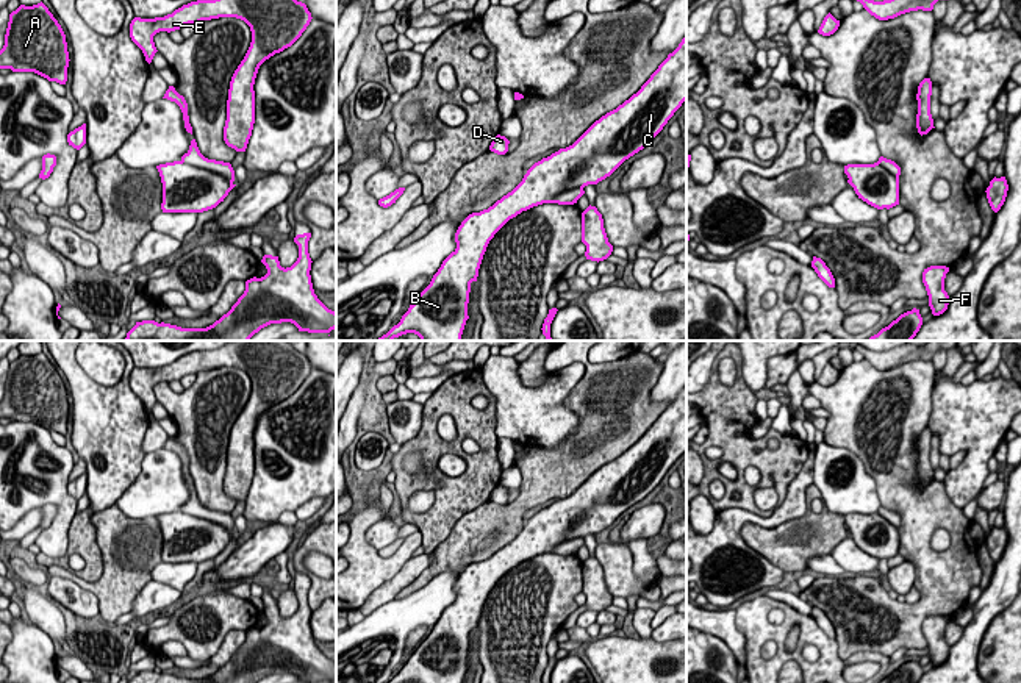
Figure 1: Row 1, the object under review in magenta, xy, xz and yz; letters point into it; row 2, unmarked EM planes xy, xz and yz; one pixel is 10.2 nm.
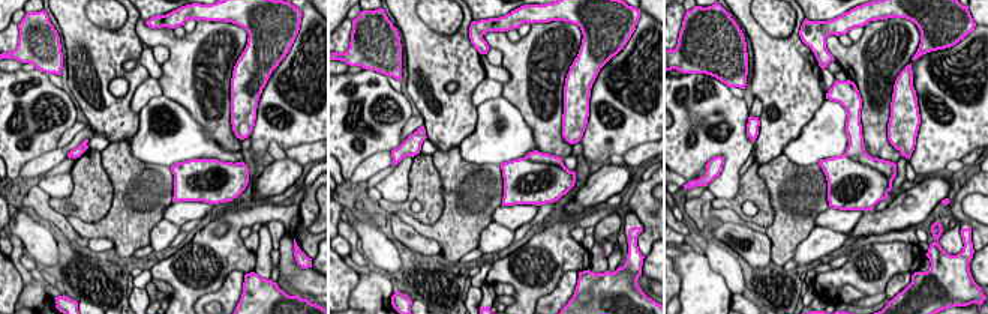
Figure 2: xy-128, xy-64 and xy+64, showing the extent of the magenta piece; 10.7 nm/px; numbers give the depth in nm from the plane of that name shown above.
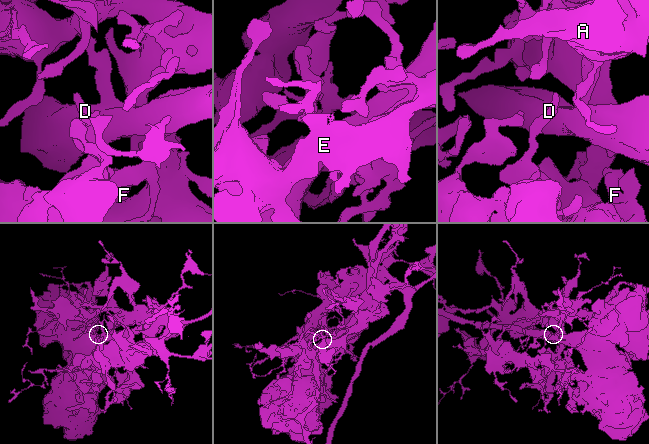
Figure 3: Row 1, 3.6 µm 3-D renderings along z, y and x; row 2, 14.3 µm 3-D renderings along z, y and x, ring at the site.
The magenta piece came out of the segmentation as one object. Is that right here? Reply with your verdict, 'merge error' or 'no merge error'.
merge error

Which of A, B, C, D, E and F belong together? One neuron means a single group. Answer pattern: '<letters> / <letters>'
A D E F / B C

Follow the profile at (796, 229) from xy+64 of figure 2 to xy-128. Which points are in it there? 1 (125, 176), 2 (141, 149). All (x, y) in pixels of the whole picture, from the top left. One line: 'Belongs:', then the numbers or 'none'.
Belongs: 1

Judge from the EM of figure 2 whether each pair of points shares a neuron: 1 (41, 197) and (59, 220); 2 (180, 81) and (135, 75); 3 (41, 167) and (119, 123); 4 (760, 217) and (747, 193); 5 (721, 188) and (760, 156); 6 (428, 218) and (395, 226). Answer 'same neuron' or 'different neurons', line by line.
1: same neuron
2: different neurons
3: different neurons
4: same neuron
5: different neurons
6: different neurons

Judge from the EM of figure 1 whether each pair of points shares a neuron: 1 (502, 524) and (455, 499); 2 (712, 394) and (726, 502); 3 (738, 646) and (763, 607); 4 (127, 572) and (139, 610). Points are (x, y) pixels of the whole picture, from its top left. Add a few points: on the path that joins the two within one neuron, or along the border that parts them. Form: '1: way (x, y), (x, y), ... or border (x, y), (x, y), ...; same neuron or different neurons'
1: border (488, 499), (466, 511), (449, 533); different neurons
2: way (723, 421), (723, 435), (740, 452), (740, 475); same neuron
3: border (734, 610), (734, 624), (745, 636), (745, 666); different neurons
4: border (152, 580), (141, 590), (128, 611); different neurons

